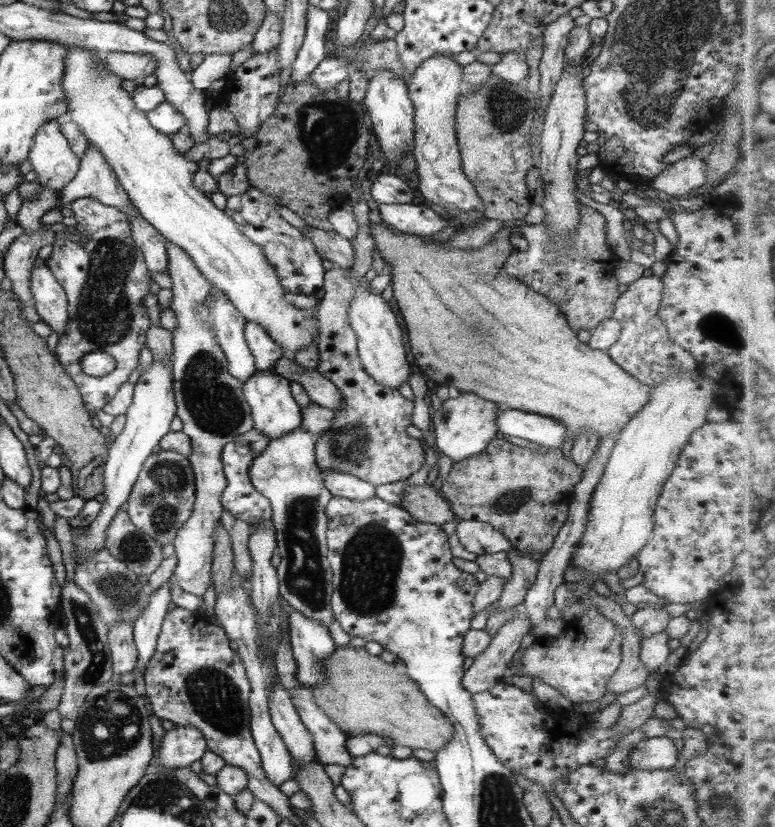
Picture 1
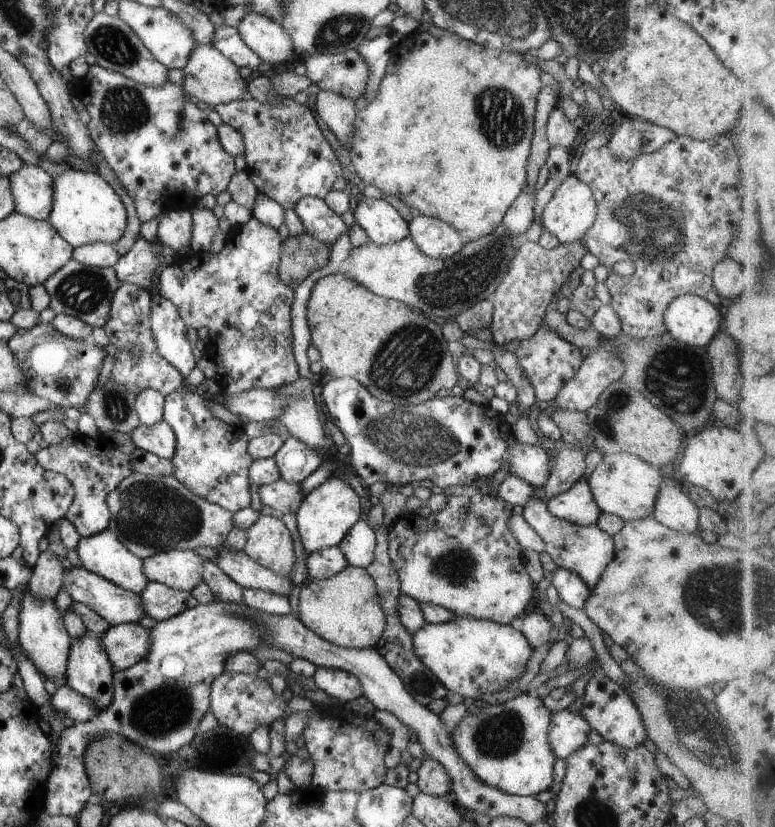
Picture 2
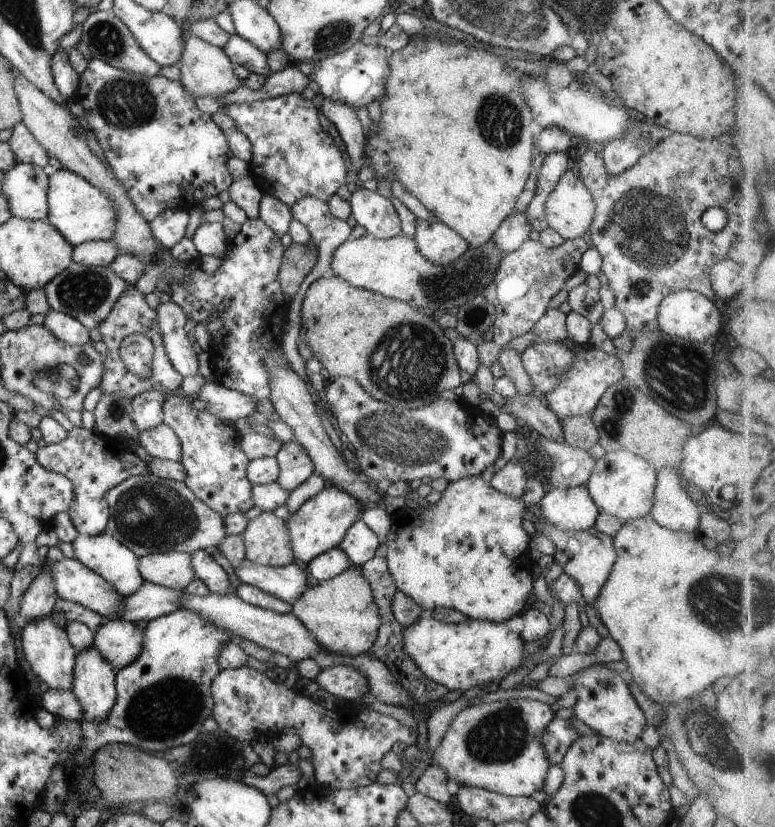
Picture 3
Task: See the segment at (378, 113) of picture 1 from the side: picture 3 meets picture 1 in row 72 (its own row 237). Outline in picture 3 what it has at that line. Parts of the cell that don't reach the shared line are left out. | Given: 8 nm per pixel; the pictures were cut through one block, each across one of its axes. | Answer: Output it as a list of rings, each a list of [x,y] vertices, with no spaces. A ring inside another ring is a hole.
[[[362,187],[352,193],[349,204],[354,220],[370,237],[388,239],[402,233],[400,218],[389,198]]]

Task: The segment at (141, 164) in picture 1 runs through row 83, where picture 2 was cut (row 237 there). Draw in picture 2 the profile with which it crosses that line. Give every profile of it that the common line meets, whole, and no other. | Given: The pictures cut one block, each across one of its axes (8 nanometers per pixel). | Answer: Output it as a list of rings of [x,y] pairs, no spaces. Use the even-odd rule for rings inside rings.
[[[66,169],[53,178],[52,209],[47,219],[74,249],[91,243],[116,242],[123,237],[127,212],[121,199],[98,173]]]

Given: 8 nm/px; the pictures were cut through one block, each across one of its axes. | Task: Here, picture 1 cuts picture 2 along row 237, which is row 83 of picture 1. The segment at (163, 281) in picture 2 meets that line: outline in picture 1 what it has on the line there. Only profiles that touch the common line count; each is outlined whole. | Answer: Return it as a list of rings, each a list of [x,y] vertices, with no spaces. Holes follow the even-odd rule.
[[[277,48],[271,49],[266,54],[252,54],[252,57],[234,72],[233,77],[223,78],[223,80],[226,82],[226,86],[221,96],[214,98],[207,94],[206,99],[214,99],[222,109],[234,114],[238,127],[240,127],[238,134],[242,133],[245,138],[255,135],[260,129],[260,125],[270,117],[280,102],[280,98],[278,98],[280,71],[278,71]]]

